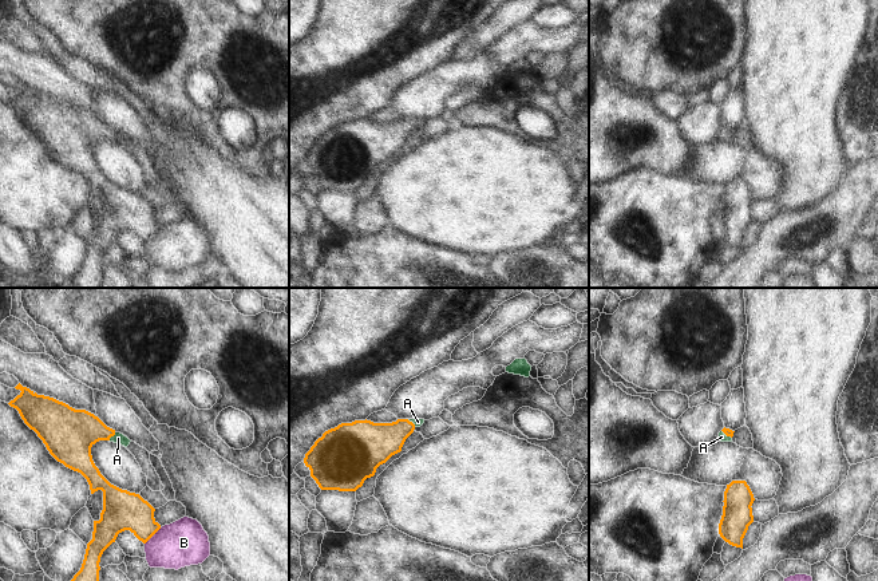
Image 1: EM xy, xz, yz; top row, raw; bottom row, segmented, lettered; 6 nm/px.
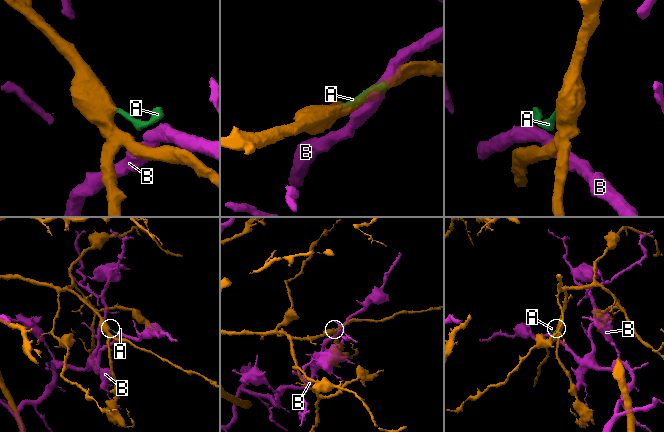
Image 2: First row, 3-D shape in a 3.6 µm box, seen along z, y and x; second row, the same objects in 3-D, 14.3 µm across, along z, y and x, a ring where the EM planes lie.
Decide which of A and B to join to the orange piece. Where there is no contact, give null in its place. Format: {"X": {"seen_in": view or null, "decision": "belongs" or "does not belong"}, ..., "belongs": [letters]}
{"A": {"seen_in": "xy", "decision": "belongs"}, "B": {"seen_in": "xy", "decision": "does not belong"}, "belongs": ["A"]}

